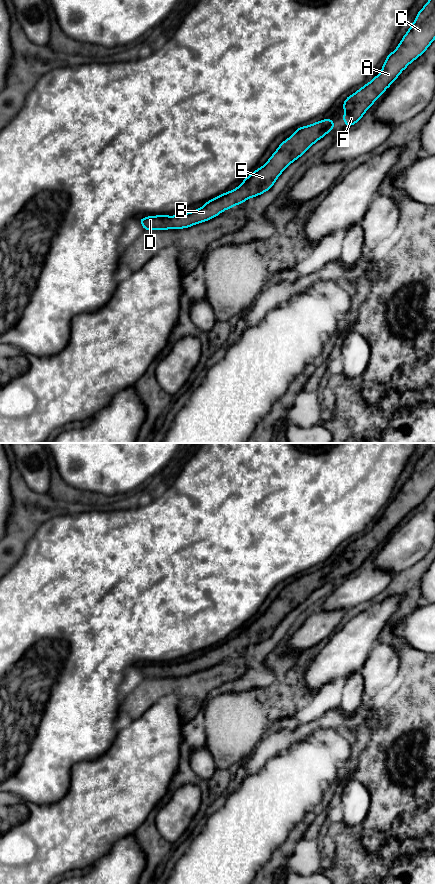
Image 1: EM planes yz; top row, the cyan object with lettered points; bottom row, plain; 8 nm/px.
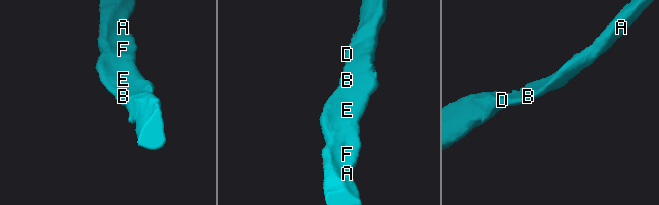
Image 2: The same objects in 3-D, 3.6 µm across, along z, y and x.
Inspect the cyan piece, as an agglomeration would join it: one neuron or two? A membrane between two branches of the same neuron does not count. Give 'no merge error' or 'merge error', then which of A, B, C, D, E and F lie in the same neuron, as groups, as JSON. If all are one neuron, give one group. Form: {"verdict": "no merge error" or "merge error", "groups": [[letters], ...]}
{"verdict": "no merge error", "groups": [["A", "B", "C", "D", "E", "F"]]}

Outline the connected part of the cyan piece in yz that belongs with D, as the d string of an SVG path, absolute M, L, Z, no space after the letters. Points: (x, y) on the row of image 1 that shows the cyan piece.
M331 118L297 128L287 140L280 144L266 164L245 178L240 186L209 200L199 209L176 216L156 215L138 218L138 220L145 230L181 229L208 221L226 209L242 204L245 200L271 189L288 165L302 156L316 141L333 131L333 128L334 122Z

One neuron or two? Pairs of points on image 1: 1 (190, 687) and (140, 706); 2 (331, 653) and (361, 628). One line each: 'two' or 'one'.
1: one
2: one

